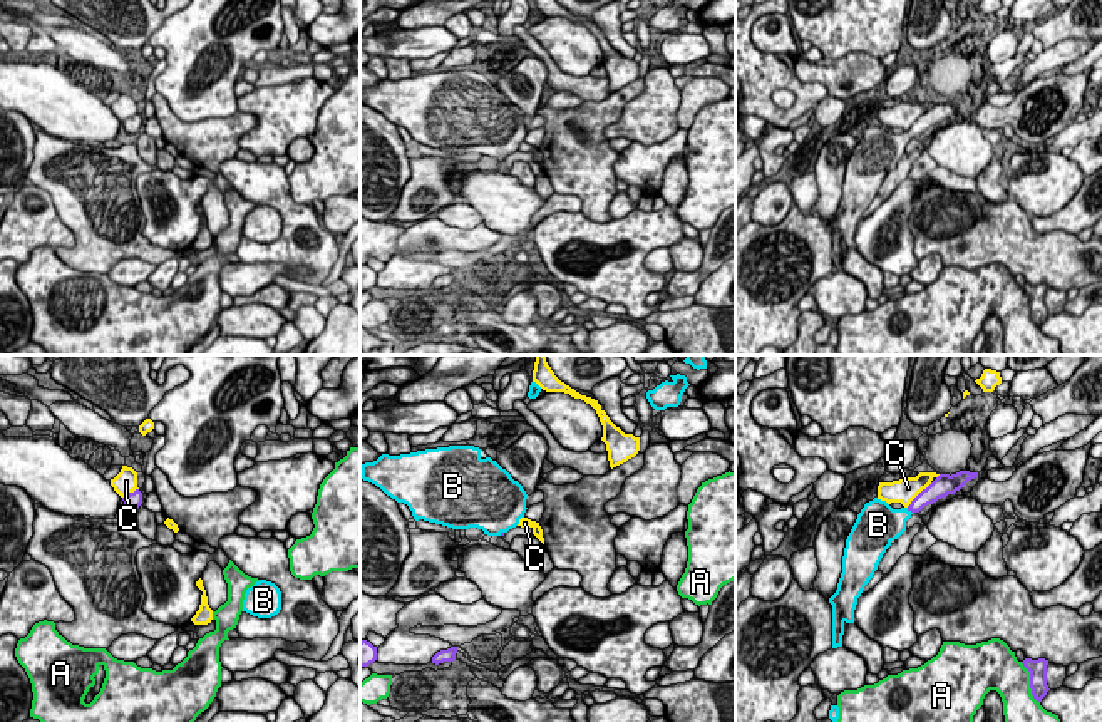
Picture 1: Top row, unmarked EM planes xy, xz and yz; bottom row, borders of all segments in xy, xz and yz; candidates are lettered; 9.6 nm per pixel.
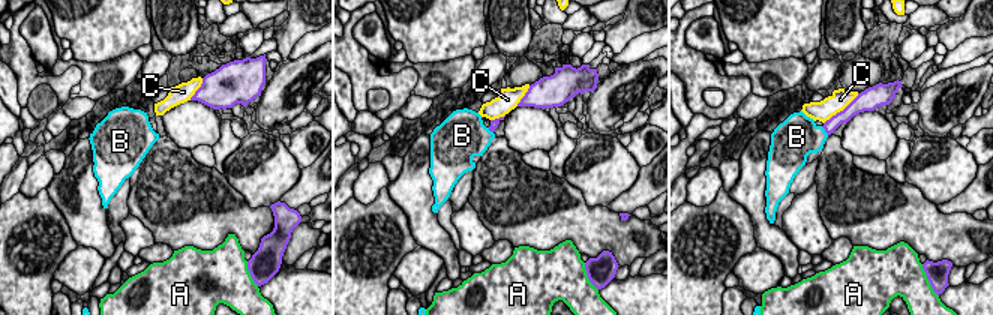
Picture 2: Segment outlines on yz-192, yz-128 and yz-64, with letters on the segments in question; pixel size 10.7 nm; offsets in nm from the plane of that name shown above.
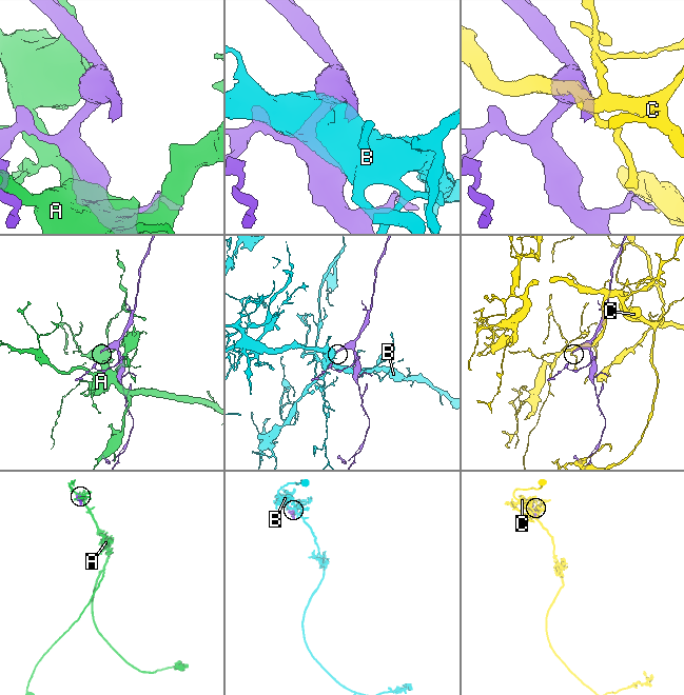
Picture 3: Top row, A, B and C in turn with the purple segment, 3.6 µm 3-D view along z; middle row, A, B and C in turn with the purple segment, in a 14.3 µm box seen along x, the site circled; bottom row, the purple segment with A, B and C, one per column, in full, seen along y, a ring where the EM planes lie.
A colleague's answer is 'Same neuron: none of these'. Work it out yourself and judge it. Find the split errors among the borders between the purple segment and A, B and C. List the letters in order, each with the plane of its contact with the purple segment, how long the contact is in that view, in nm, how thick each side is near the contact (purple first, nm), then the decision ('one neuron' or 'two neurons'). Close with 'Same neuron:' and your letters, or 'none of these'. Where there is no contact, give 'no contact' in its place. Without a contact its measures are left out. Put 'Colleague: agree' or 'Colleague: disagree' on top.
Colleague: disagree
A: meets purple in yz; contact 440 nm long; 170 nm thick on the purple side, 360 nm on the other; two neurons
B: meets purple in yz; contact 100 nm long; 160 nm thick on the purple side, 300 nm on the other; one neuron
C: meets purple in yz; contact 340 nm long; 200 nm thick on the purple side, 240 nm on the other; two neurons
Same neuron: B

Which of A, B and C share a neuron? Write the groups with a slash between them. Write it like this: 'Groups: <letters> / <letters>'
Groups: A / B / C

